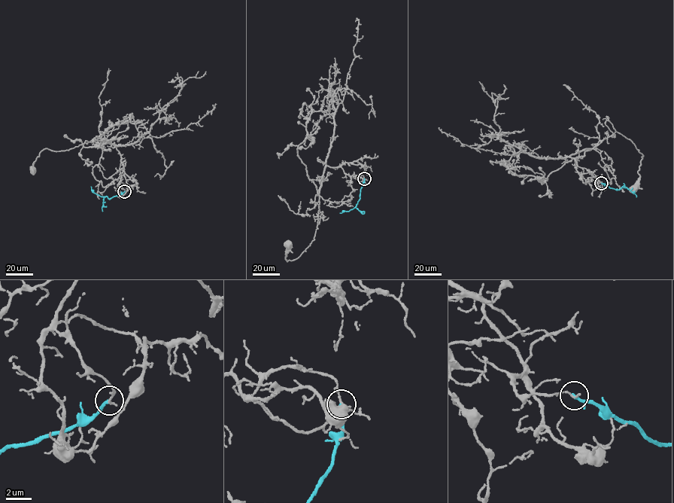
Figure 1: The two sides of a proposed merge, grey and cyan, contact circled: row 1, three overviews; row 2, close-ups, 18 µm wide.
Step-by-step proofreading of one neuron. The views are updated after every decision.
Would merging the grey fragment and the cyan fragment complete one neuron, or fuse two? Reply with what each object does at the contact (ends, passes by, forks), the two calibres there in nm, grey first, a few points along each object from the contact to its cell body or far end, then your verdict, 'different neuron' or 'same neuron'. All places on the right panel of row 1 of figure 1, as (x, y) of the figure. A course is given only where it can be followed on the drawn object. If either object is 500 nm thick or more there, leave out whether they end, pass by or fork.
grey ends; cyan ends; calibres 140 and 220 nm; course grey (601, 183), (569, 156), (616, 132), (643, 156), (633, 188); course cyan (602, 183), (618, 190), (623, 186), (626, 187), (623, 183); different neuron

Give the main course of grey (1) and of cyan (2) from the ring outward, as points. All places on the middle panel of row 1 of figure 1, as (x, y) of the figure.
1: (364, 178), (350, 176), (340, 166), (326, 166), (314, 239), (301, 255), (286, 260), (288, 245)
2: (364, 178), (356, 205), (340, 213)

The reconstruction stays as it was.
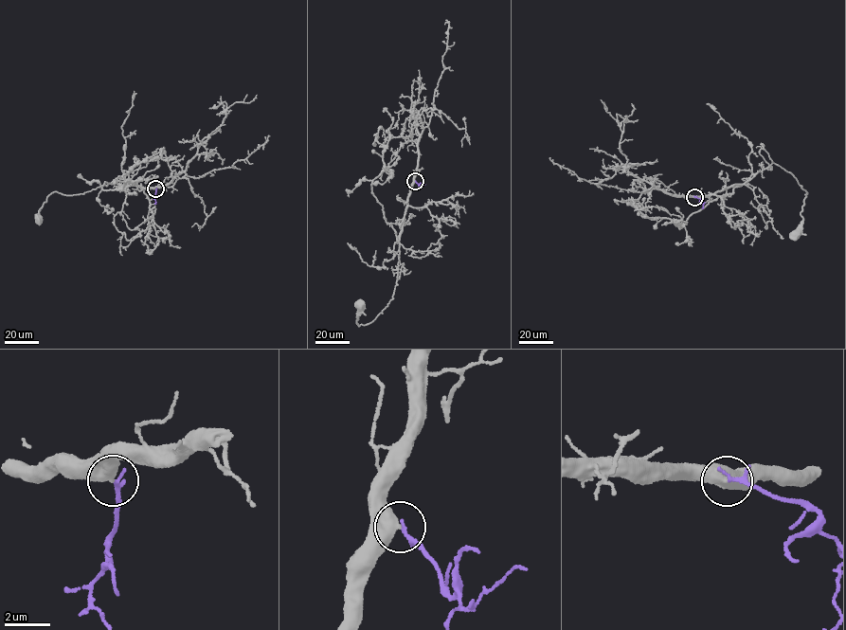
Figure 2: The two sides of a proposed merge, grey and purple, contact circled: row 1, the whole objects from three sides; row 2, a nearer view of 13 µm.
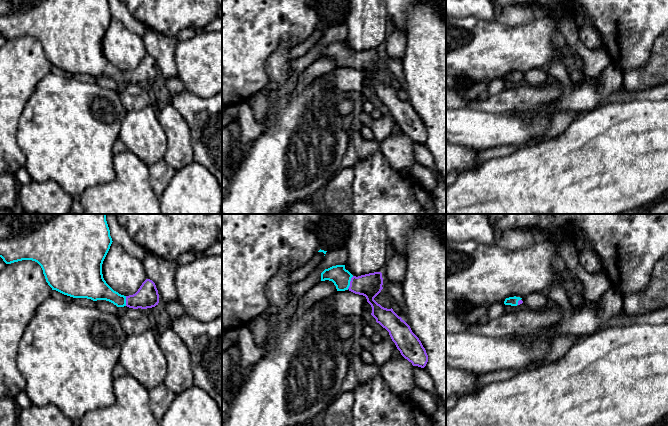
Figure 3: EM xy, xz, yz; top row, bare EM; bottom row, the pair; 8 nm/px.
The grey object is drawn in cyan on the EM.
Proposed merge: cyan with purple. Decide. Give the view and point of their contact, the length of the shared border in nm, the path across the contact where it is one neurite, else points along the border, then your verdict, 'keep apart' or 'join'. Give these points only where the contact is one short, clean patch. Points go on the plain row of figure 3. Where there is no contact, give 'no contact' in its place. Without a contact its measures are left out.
meets cyan in xz at (349, 58); contact 120 nm long; runs through xz (341, 53), (349, 58), (357, 61), (369, 61); join

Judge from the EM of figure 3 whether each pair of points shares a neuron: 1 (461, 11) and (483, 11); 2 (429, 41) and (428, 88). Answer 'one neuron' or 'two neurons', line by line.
1: one neuron
2: one neuron

